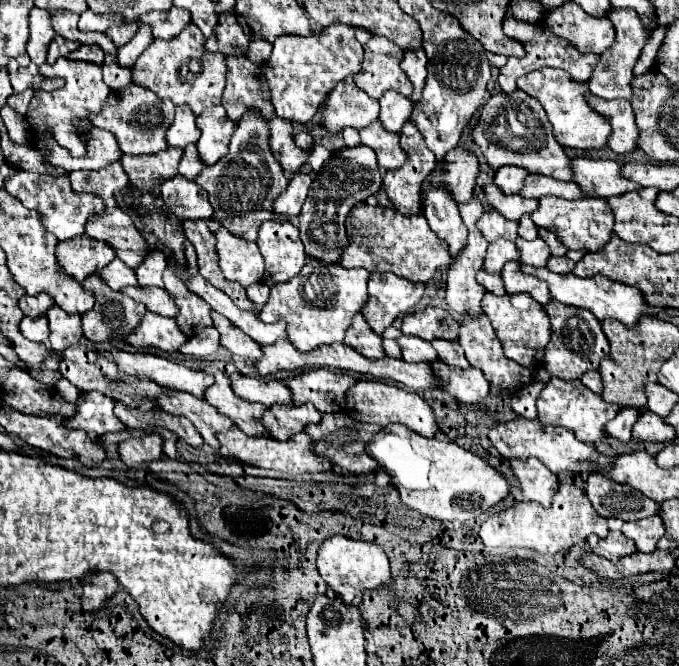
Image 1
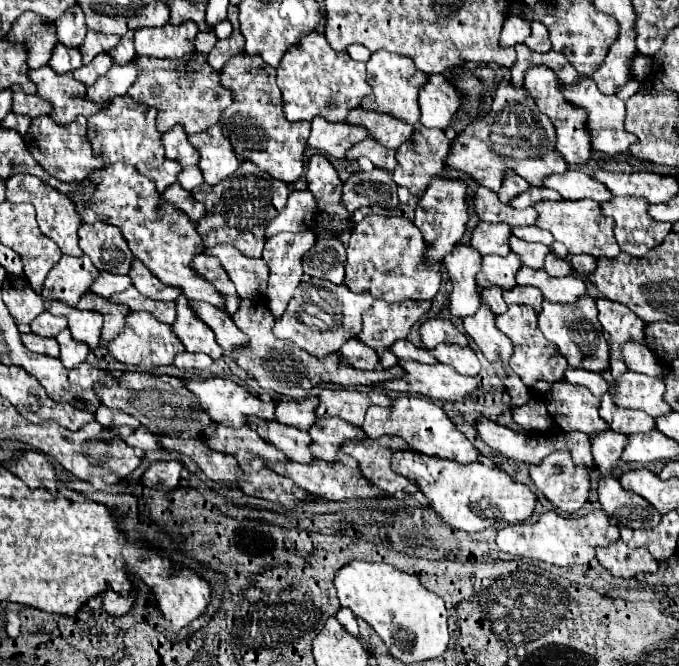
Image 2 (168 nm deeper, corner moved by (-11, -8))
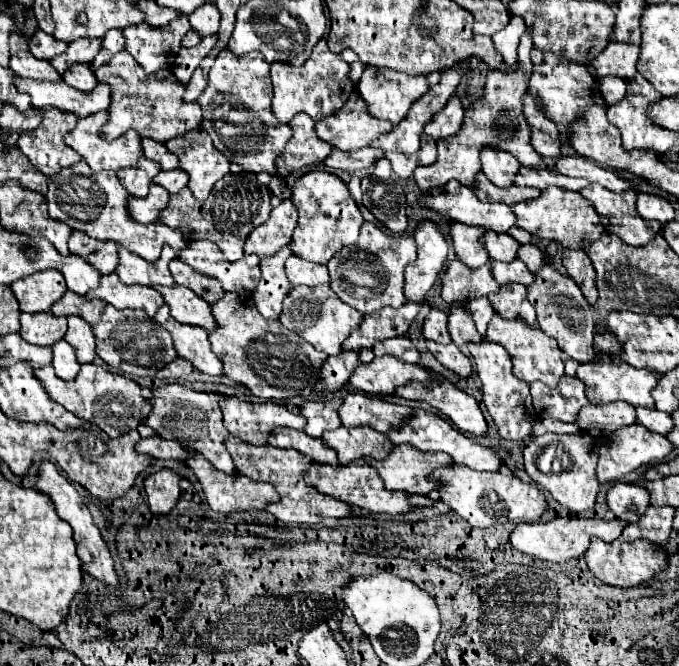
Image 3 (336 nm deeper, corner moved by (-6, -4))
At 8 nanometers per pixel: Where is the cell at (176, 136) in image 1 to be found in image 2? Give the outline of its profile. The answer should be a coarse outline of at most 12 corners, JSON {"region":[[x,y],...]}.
{"region":[[181,126],[163,134],[165,156],[183,166],[199,162],[199,152]]}

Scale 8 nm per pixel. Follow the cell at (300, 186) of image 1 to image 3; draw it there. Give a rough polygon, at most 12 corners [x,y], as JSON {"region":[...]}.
{"region":[[282,200],[250,232],[244,254],[274,256],[290,242],[296,206]]}

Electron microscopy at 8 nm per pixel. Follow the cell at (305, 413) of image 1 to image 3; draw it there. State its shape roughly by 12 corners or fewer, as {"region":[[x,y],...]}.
{"region":[[372,428],[324,432],[340,464],[384,460],[394,444]]}

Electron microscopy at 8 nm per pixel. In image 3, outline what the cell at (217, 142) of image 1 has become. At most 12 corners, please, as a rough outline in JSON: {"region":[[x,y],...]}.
{"region":[[210,138],[166,142],[196,200],[230,172]]}

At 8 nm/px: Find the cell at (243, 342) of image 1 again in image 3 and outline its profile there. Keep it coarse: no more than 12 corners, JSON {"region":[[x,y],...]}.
{"region":[[156,286],[174,320],[210,330],[210,304],[190,288]]}

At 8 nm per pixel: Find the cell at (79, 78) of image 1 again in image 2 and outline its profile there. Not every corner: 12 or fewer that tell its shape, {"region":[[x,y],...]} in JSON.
{"region":[[49,66],[31,70],[37,94],[53,104],[57,124],[109,108],[87,100],[73,72]]}

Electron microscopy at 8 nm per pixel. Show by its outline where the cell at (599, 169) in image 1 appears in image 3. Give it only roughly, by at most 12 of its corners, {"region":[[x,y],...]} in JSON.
{"region":[[520,168],[516,186],[564,186],[582,190],[588,182],[548,168]]}

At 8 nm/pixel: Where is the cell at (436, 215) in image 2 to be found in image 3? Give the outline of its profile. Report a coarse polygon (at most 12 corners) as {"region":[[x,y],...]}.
{"region":[[430,220],[418,224],[418,258],[406,268],[406,302],[424,302],[448,246]]}

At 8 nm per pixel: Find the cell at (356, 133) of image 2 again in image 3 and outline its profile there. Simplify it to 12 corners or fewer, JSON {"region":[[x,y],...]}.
{"region":[[298,114],[288,122],[292,138],[276,160],[282,180],[332,152],[318,140],[314,120]]}

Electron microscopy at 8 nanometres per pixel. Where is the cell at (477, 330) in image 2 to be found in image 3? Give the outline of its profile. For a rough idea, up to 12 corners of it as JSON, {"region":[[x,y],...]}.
{"region":[[482,340],[466,346],[482,402],[500,438],[530,438],[536,418],[528,384],[510,354]]}

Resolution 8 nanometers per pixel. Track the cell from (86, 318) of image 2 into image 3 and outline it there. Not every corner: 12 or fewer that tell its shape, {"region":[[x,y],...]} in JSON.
{"region":[[68,316],[64,340],[76,348],[76,360],[94,360],[94,334],[90,324]]}

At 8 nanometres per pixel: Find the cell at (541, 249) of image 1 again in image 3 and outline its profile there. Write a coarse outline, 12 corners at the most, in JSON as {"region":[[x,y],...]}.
{"region":[[484,232],[480,242],[498,262],[514,260],[520,244],[508,234]]}

